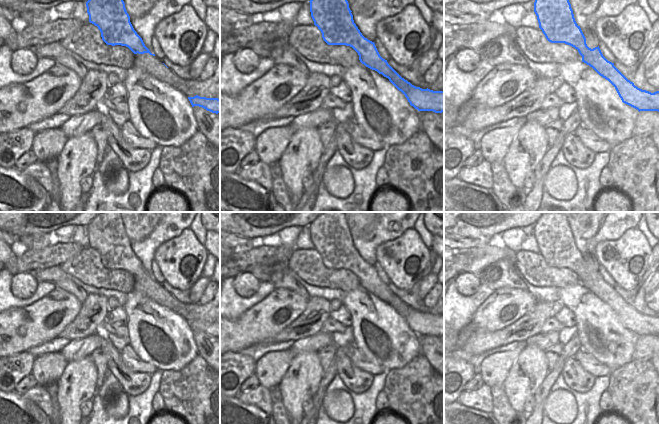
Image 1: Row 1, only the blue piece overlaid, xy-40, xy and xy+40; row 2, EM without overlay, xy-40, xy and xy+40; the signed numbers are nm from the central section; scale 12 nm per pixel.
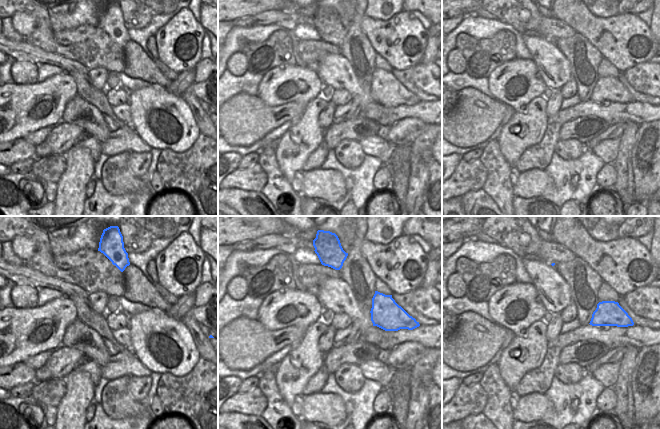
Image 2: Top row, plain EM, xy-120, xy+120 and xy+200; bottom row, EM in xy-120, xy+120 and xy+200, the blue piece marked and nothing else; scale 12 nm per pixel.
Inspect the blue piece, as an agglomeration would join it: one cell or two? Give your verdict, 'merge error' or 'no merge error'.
no merge error

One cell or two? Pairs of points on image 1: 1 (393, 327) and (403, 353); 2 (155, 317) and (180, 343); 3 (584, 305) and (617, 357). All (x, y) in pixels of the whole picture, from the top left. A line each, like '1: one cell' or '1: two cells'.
1: one cell
2: one cell
3: one cell

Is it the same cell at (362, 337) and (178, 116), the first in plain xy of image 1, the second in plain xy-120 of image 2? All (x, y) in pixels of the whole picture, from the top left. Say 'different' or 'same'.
same

